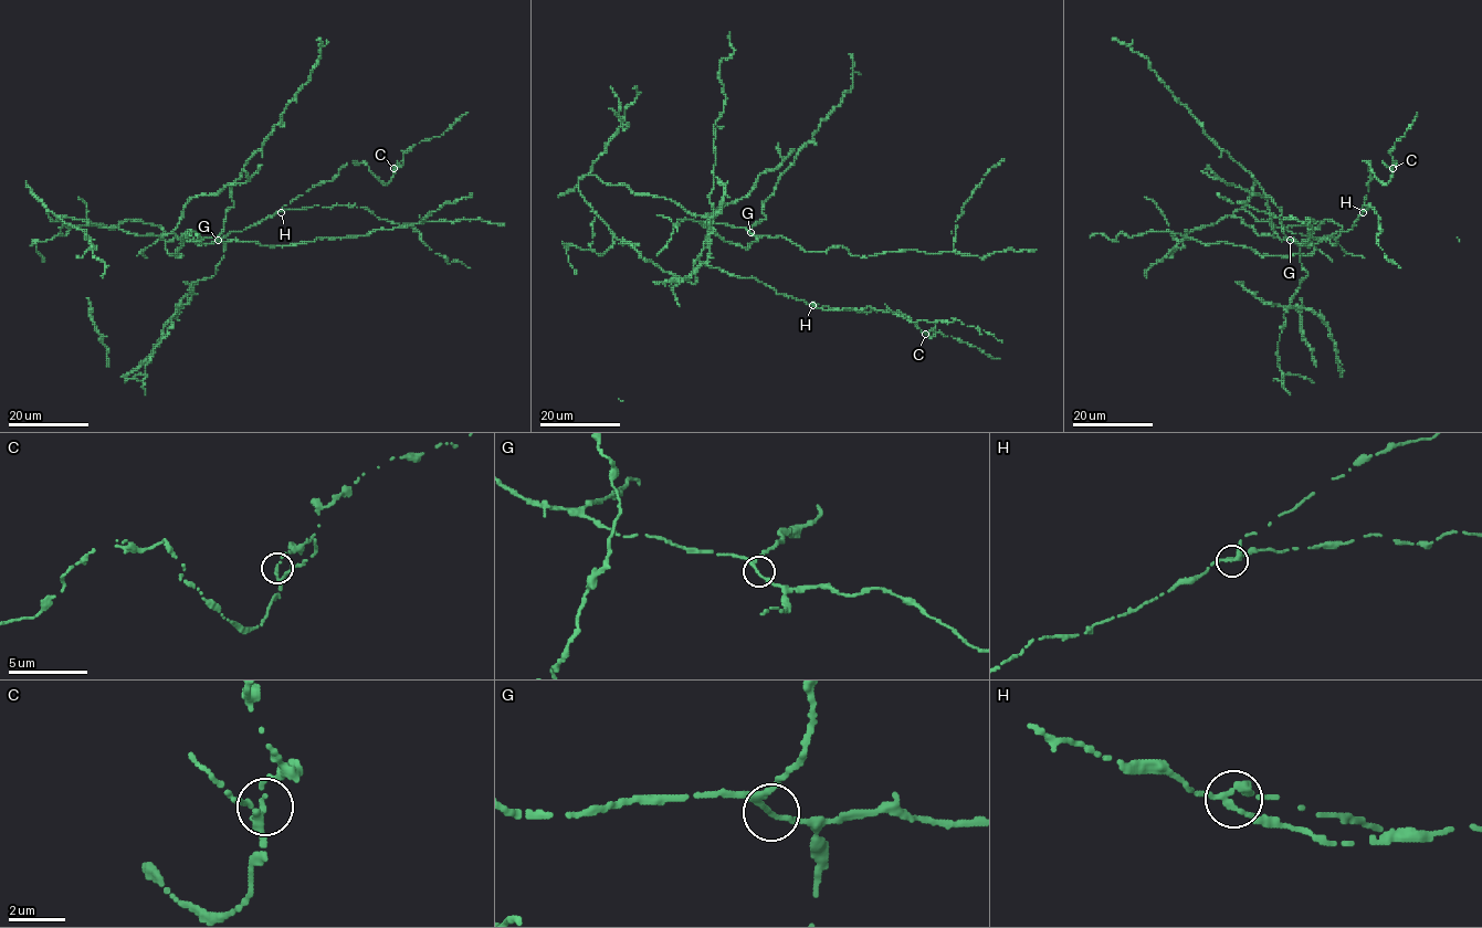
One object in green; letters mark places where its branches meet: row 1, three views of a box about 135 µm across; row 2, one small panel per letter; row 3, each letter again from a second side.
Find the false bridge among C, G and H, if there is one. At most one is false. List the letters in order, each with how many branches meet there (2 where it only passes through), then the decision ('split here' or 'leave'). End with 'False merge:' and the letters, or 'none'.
C: 3 | leave
G: 3 | leave
H: 3 | leave
False merge: none

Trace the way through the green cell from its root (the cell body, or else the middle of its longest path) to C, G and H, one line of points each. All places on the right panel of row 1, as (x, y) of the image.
C: (1268, 221), (1331, 220), (1342, 229), (1318, 240), (1335, 244), (1362, 213), (1369, 162), (1385, 183), (1393, 168)
G: (1268, 221), (1258, 221), (1242, 209), (1233, 213), (1258, 235), (1276, 234), (1280, 240), (1290, 240)
H: (1268, 221), (1316, 229), (1331, 220), (1342, 229), (1318, 240), (1335, 244), (1363, 212)

